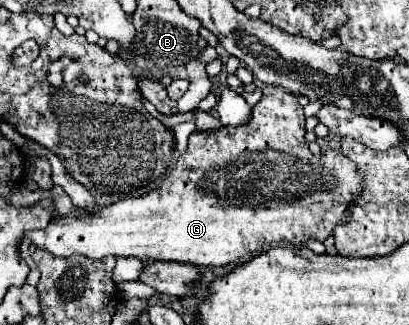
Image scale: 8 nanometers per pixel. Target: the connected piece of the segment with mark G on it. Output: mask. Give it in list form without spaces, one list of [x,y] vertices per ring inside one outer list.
[[[266,86],[262,90],[262,98],[260,102],[256,102],[256,106],[252,108],[252,116],[246,124],[242,126],[222,126],[220,130],[214,130],[214,132],[192,132],[190,134],[190,140],[188,140],[188,148],[186,148],[186,154],[178,158],[178,164],[176,168],[172,168],[164,182],[152,190],[150,194],[142,196],[142,198],[124,198],[120,202],[114,202],[114,204],[108,204],[108,206],[100,206],[96,210],[82,210],[82,208],[74,208],[74,212],[66,214],[66,216],[58,216],[56,212],[56,204],[54,200],[40,200],[36,202],[34,206],[40,206],[40,208],[46,208],[52,212],[52,220],[46,228],[42,230],[30,230],[26,232],[20,240],[30,240],[32,244],[36,244],[38,248],[54,254],[54,256],[60,256],[60,258],[66,258],[66,256],[72,256],[72,254],[82,254],[86,258],[104,258],[104,256],[126,256],[126,258],[138,258],[138,260],[174,260],[174,262],[184,262],[184,264],[192,264],[192,266],[226,266],[226,264],[236,264],[240,260],[246,260],[250,256],[254,256],[252,252],[258,252],[262,248],[270,248],[270,246],[302,246],[308,238],[316,238],[316,240],[326,240],[332,230],[334,230],[334,224],[346,220],[346,204],[350,200],[354,200],[358,194],[360,194],[360,176],[356,176],[356,164],[352,164],[352,160],[344,158],[342,156],[342,168],[326,168],[316,156],[310,154],[308,150],[308,144],[304,140],[304,112],[298,104],[298,98],[290,92],[286,92],[284,88],[278,88],[278,86]]]

